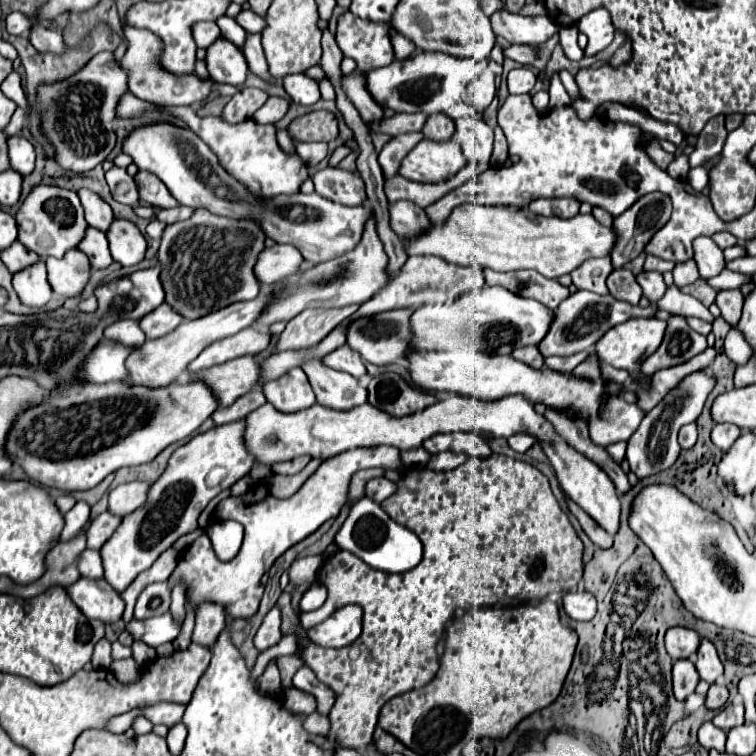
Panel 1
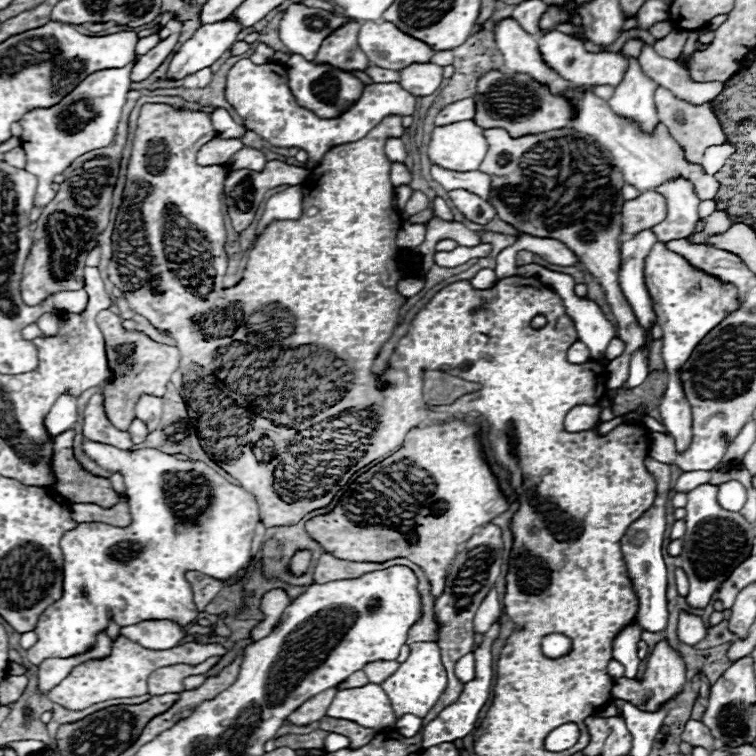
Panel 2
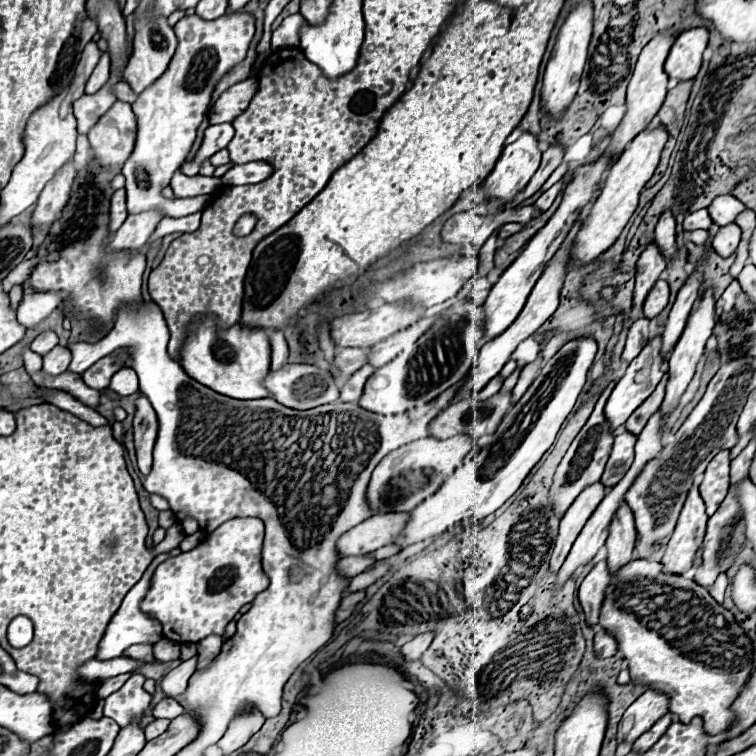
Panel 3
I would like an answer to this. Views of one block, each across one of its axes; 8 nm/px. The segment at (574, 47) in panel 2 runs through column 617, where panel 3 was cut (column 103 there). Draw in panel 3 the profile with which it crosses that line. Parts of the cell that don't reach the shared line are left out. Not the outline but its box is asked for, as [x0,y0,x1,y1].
[86,52,111,94]

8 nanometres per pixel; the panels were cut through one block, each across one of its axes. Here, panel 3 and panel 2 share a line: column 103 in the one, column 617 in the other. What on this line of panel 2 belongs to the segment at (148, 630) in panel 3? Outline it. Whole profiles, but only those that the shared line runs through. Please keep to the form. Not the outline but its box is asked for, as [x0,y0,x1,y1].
[614,622,642,680]

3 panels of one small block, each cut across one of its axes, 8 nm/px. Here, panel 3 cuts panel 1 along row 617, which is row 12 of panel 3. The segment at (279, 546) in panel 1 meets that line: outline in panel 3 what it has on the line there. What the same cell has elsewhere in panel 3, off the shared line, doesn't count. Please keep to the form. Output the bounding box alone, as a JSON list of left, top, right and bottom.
[122,10,256,218]

